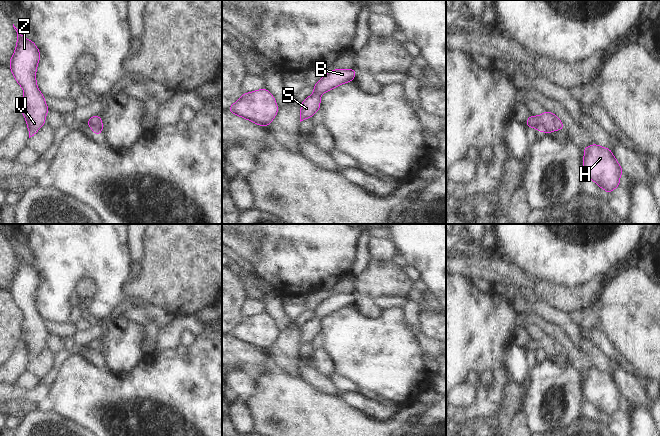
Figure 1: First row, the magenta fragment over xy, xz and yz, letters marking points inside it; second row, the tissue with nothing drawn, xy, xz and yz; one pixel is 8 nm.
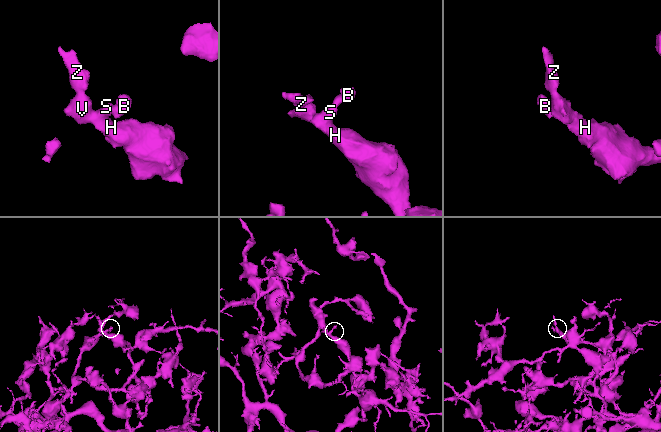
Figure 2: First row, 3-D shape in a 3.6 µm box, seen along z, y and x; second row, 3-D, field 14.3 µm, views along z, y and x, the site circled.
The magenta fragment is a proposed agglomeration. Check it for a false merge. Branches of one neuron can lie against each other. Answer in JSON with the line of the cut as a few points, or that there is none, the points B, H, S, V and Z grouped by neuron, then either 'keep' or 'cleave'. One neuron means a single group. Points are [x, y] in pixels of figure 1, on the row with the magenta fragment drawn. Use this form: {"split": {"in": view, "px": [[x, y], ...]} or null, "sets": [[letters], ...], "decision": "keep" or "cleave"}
{"split": null, "sets": [["B", "H", "S", "V", "Z"]], "decision": "keep"}

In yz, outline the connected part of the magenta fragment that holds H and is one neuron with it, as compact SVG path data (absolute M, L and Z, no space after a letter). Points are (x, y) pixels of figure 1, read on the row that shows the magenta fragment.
M596 143L583 148L583 169L588 178L610 194L620 186L620 176L623 170L610 148L604 148Z

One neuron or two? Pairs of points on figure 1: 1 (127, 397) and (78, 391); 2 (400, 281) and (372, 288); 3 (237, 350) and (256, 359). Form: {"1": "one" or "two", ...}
{"1": "one", "2": "one", "3": "one"}

